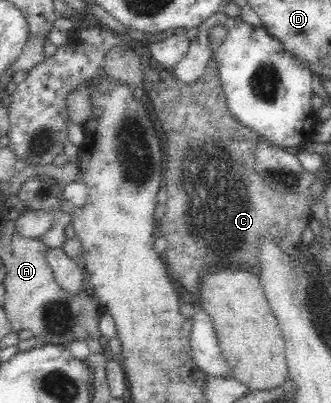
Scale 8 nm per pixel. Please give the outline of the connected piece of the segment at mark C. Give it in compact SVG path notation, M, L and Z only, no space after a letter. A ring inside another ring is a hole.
M159 70L161 70L161 72L159 72L159 82L151 88L149 96L145 98L149 104L149 110L156 120L159 132L161 133L161 148L164 156L162 164L164 174L163 186L166 189L167 200L165 202L165 215L158 223L158 229L161 231L161 234L164 234L165 239L167 239L168 245L162 257L169 278L179 282L179 284L190 293L195 293L197 295L199 292L199 284L201 284L201 277L199 277L199 274L201 274L205 268L211 266L214 268L223 268L223 266L225 266L225 268L227 268L227 266L229 266L229 268L243 268L244 266L242 265L245 265L245 268L255 269L257 266L257 254L259 254L259 246L261 246L263 237L273 237L284 252L288 254L298 254L299 248L297 248L297 245L301 240L302 231L306 227L306 224L310 222L310 218L306 215L307 211L310 210L308 204L309 195L307 193L280 193L267 186L265 181L258 175L254 168L253 154L256 149L256 144L259 142L259 134L251 129L251 127L241 124L228 109L225 95L221 90L221 81L219 81L218 71L207 70L196 83L191 83L181 88L181 82L177 80L177 75L175 75L173 70Z

